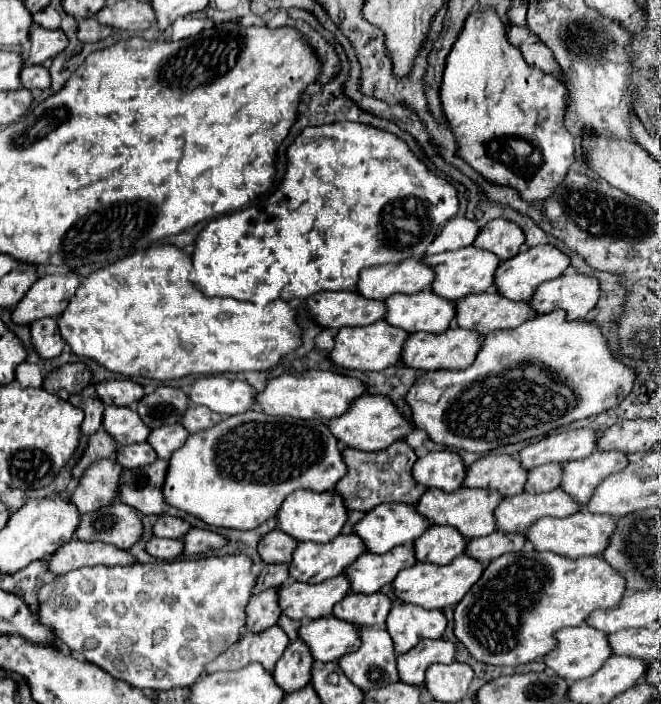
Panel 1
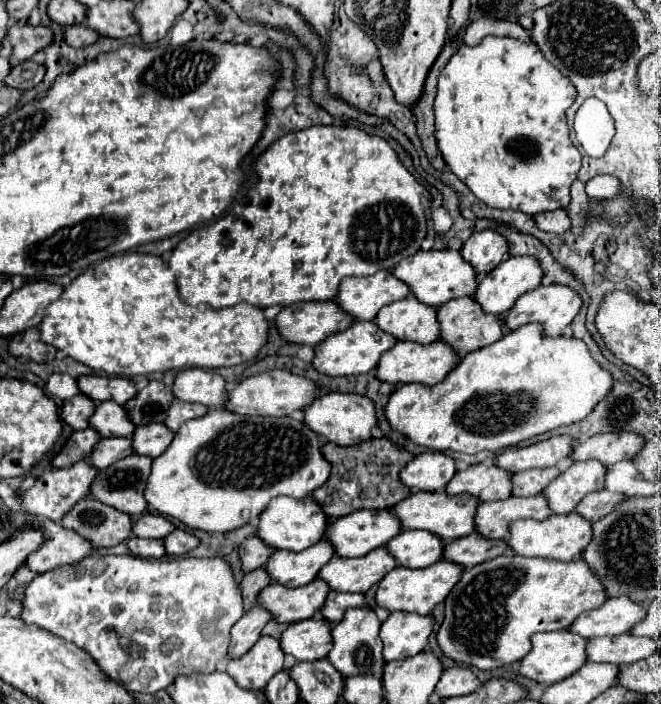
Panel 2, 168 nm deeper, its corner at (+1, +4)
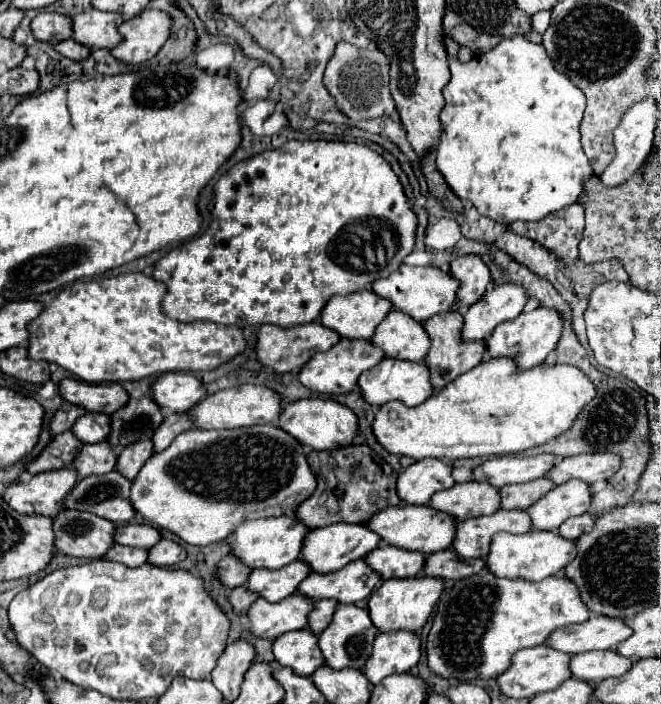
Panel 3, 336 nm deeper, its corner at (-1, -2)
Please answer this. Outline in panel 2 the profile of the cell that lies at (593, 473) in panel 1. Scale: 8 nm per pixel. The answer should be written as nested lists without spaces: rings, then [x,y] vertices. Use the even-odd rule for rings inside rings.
[[[572,462],[572,466],[552,480],[542,494],[548,498],[554,514],[568,514],[574,512],[576,504],[586,494],[600,490],[604,486],[604,478],[606,468],[602,462]]]

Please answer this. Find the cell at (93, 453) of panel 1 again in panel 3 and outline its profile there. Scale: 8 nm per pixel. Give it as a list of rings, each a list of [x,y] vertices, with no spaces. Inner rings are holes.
[[[62,432],[48,442],[48,446],[40,452],[38,458],[34,458],[32,462],[26,464],[26,472],[40,474],[40,472],[48,472],[48,470],[60,470],[60,468],[72,464],[80,446],[82,446],[82,442],[76,440],[72,436],[72,432]]]

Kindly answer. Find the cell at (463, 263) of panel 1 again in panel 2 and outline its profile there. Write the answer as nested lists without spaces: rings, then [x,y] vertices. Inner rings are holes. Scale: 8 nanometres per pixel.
[[[442,248],[442,250],[420,250],[410,258],[400,260],[394,266],[394,276],[400,278],[402,282],[406,282],[412,290],[412,294],[428,304],[428,306],[442,306],[444,302],[452,300],[452,298],[460,298],[460,296],[474,296],[476,294],[476,270],[470,262],[464,262],[462,254],[458,250],[450,250],[450,248]]]

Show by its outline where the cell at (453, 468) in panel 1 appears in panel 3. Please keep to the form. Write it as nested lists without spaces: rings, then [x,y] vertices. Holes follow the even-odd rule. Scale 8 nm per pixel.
[[[418,460],[398,476],[398,496],[404,504],[424,506],[434,492],[448,490],[454,484],[452,466],[442,460]]]

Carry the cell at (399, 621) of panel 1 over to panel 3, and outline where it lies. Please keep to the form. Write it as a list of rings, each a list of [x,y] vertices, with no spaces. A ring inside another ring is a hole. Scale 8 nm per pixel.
[[[414,632],[378,634],[372,646],[370,660],[366,660],[364,676],[370,684],[382,682],[390,674],[410,672],[420,660],[420,638]]]

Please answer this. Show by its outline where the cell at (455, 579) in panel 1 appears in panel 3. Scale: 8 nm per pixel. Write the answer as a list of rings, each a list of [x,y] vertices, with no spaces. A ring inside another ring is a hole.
[[[392,578],[386,580],[372,596],[368,602],[368,614],[372,624],[378,628],[378,632],[392,632],[392,630],[408,630],[408,632],[418,632],[428,616],[432,614],[434,604],[438,602],[440,594],[444,590],[444,582],[438,578]]]

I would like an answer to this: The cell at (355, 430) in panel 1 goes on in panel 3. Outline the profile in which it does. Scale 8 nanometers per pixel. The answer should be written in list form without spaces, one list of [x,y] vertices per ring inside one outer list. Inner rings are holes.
[[[308,398],[286,404],[280,412],[278,428],[282,428],[290,436],[294,436],[294,440],[298,440],[302,446],[308,446],[312,450],[334,450],[348,446],[354,440],[354,436],[358,434],[358,418],[344,404],[338,404],[334,400]]]

